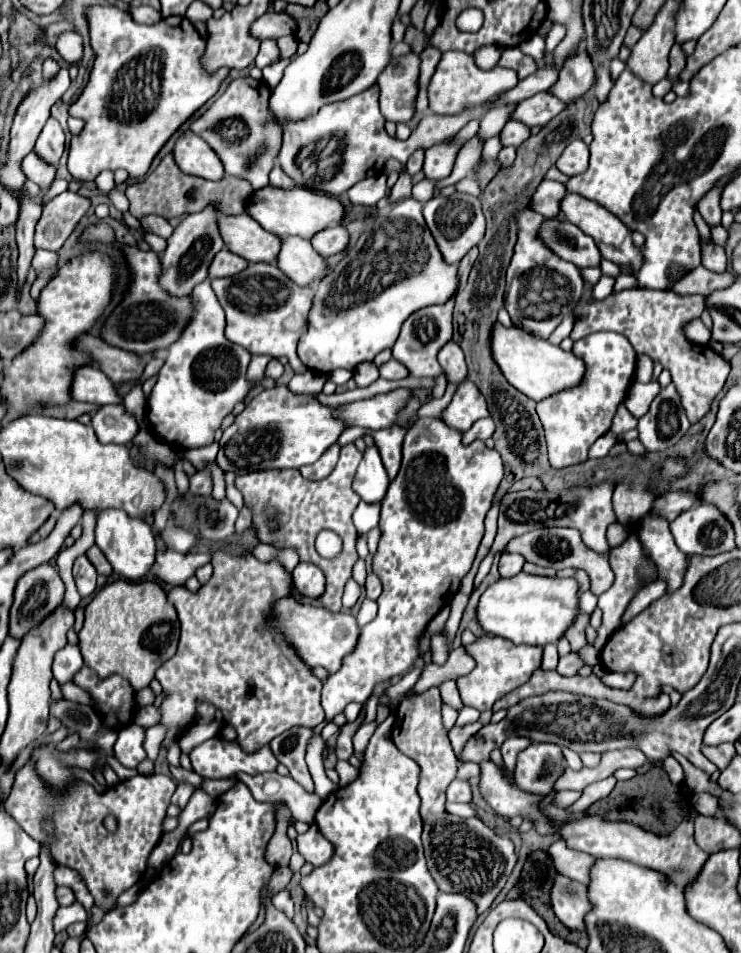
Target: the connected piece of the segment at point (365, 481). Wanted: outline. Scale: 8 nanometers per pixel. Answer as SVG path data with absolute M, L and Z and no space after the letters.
M371 446L363 454L363 462L359 464L357 476L353 480L353 490L365 502L381 502L383 494L387 492L387 486L389 486L389 478L379 458L379 450Z

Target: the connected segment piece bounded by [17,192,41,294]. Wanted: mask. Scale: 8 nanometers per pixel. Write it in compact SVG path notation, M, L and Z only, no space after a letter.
M23 192L21 196L21 212L19 212L19 220L17 220L17 246L19 246L19 268L17 268L17 294L21 294L21 288L27 280L27 272L31 268L31 260L35 254L33 248L33 234L35 234L35 226L37 220L41 216L41 206L33 204L29 194Z

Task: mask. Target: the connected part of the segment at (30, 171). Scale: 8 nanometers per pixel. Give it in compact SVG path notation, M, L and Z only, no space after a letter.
M31 152L25 158L25 176L39 184L41 188L49 188L55 178L55 168L47 166L35 152Z

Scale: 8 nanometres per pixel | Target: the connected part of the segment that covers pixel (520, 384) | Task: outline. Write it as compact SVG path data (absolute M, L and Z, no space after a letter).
M497 322L493 328L491 348L493 348L495 362L499 364L507 382L515 386L519 392L523 392L525 396L533 398L535 402L541 402L557 392L577 386L585 374L585 364L581 362L581 358L575 358L573 352L565 352L559 346L553 346L549 340L531 336L529 332L517 326L505 328Z

